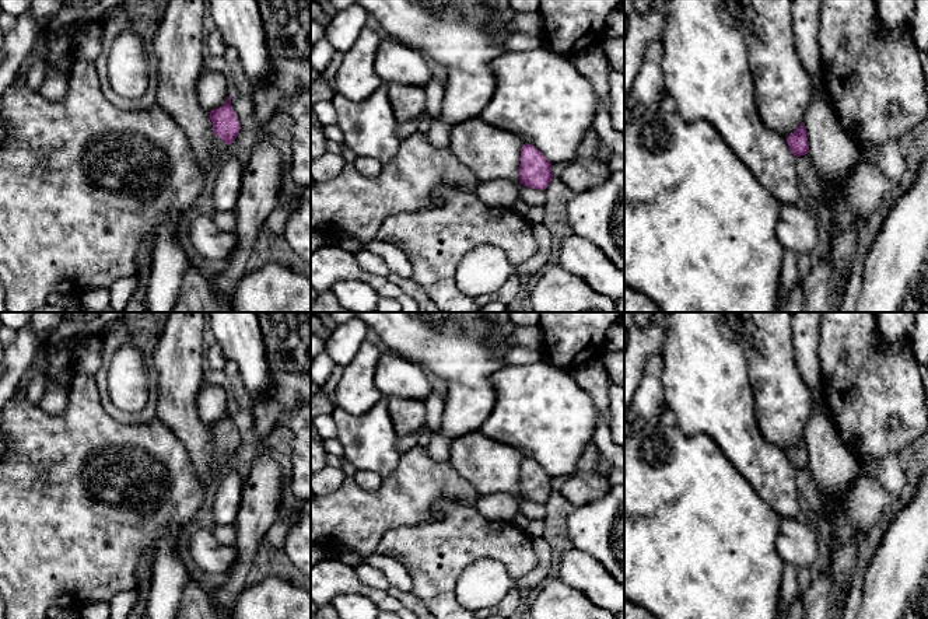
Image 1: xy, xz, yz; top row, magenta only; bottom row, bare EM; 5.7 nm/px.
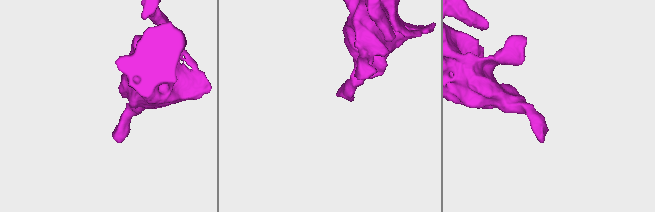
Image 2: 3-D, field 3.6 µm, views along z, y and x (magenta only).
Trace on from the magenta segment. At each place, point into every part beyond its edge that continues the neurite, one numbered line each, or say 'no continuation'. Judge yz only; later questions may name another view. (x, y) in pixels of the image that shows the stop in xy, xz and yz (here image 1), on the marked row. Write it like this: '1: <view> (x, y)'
no continuation

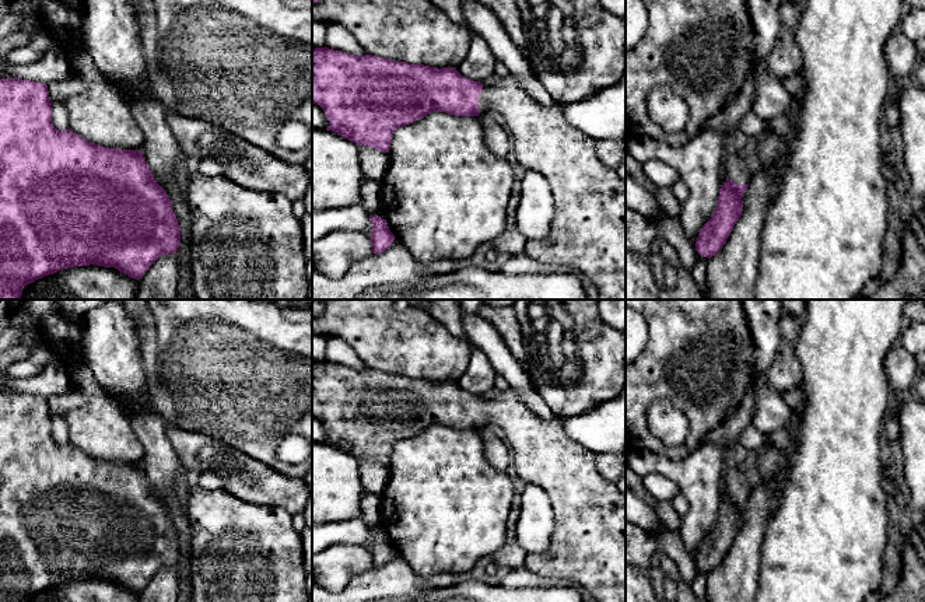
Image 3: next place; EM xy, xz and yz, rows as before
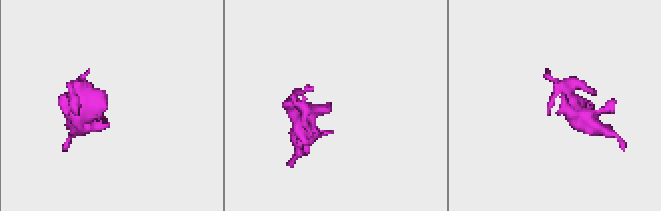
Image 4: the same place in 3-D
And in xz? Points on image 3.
1: xz (588, 231)

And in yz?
1: yz (735, 167)

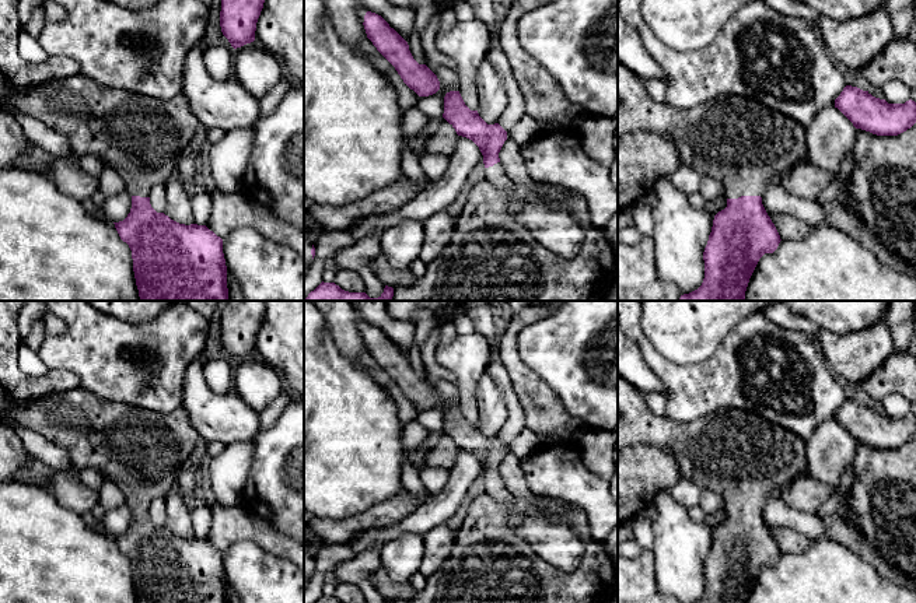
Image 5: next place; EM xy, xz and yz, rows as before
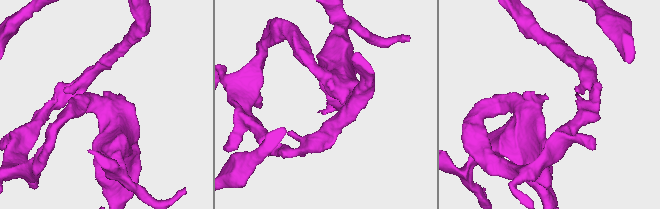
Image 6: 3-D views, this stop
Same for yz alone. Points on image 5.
1: yz (741, 142)

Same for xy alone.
1: xy (140, 137)

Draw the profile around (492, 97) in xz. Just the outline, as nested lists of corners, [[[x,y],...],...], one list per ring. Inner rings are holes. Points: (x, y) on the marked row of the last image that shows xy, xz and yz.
[[[485,59],[478,69],[475,85],[479,101],[479,116],[487,125],[497,123],[500,115],[504,112],[508,104],[508,97],[504,90],[501,77],[487,59]]]

